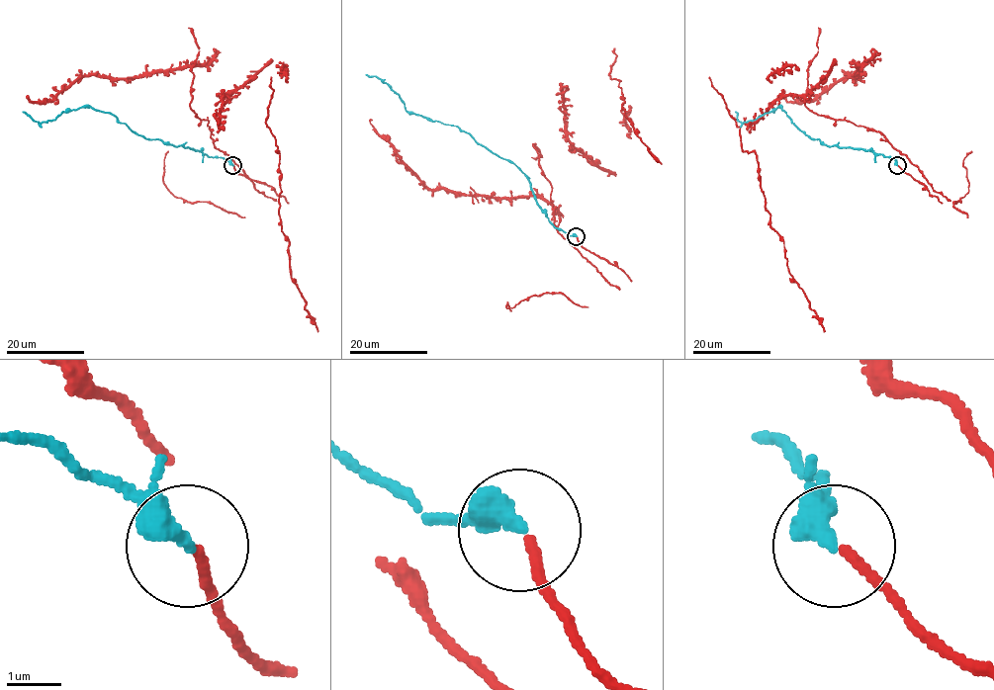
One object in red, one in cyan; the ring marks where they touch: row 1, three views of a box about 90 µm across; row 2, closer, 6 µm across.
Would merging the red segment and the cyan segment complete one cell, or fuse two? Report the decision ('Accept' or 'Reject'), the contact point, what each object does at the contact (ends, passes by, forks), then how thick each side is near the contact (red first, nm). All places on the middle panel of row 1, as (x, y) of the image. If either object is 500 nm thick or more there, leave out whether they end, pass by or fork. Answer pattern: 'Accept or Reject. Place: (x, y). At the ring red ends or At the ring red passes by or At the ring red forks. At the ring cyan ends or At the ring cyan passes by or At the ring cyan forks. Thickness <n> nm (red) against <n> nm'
Accept. Place: (576, 236). At the ring red ends. At the ring cyan ends. Thickness 170 nm (red) against 400 nm

